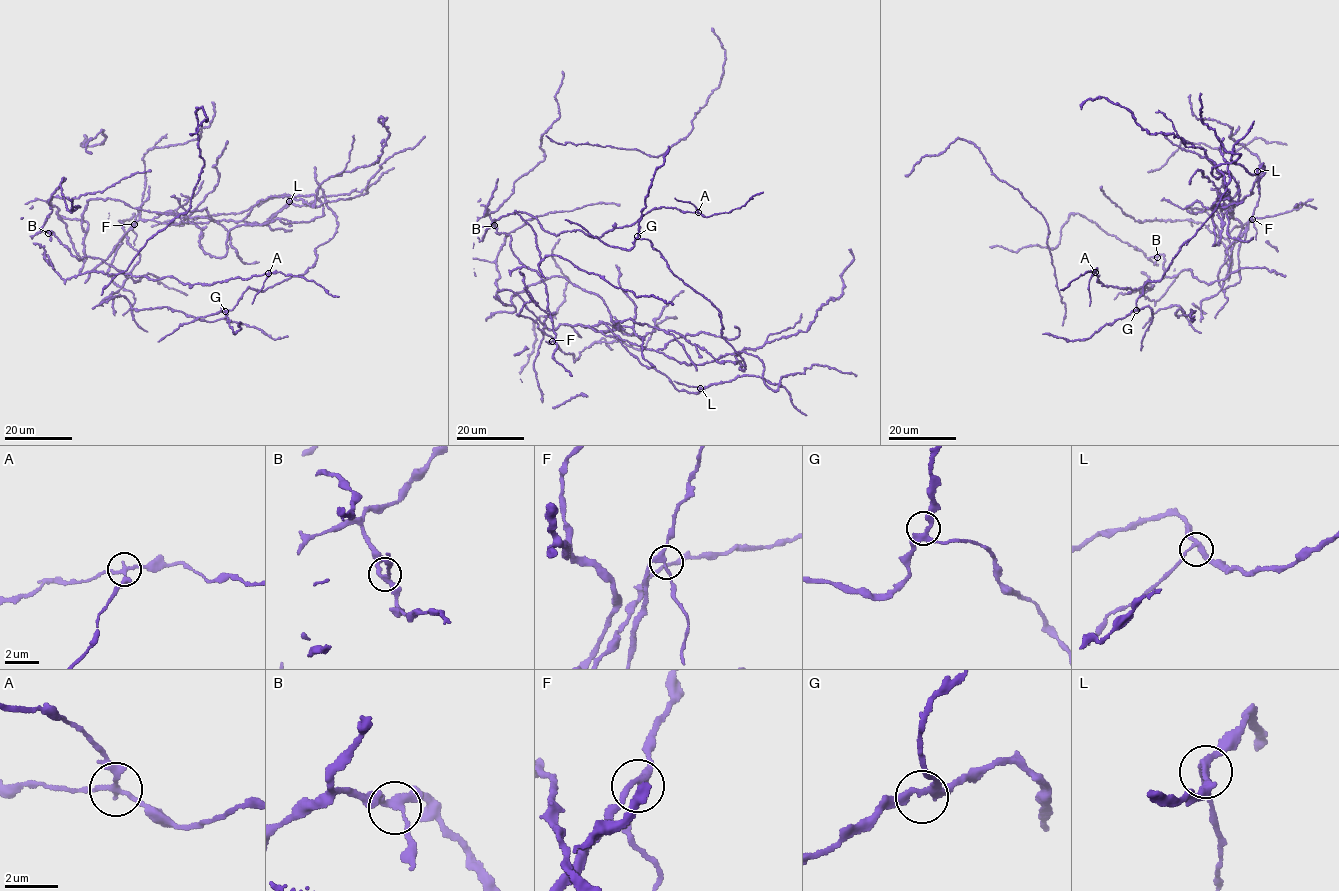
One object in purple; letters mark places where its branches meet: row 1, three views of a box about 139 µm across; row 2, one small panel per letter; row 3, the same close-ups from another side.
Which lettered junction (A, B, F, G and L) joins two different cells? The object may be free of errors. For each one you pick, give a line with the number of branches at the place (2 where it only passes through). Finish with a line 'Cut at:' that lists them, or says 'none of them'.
A: Branches: 3
Cut at: A

